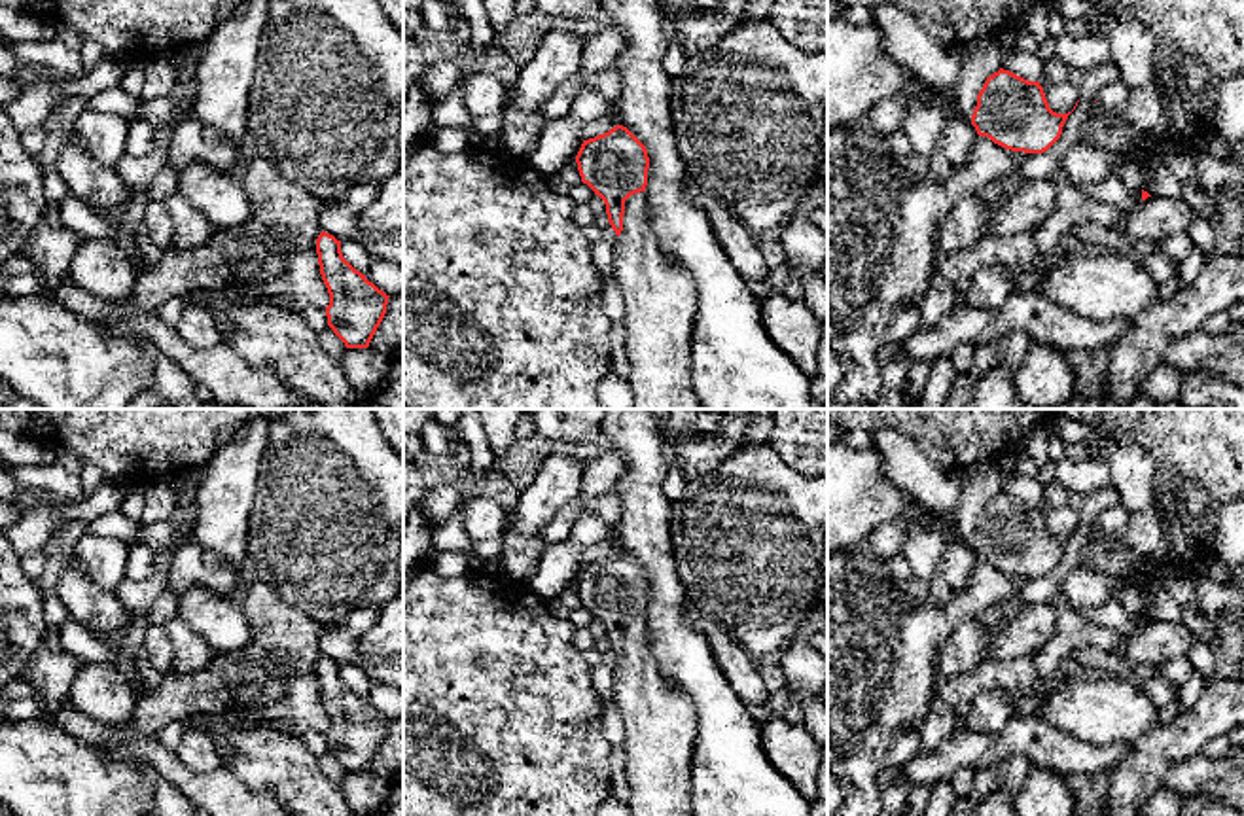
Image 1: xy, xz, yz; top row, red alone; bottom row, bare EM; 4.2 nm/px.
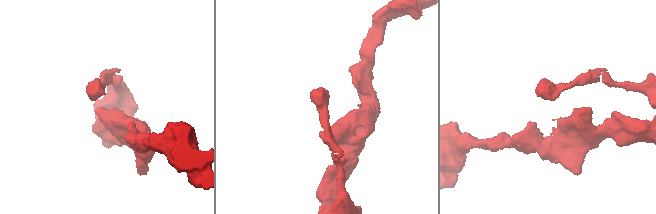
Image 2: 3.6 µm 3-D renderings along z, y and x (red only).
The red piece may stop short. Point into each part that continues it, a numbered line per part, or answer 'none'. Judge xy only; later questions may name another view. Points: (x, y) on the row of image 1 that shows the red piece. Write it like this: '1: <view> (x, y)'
none

